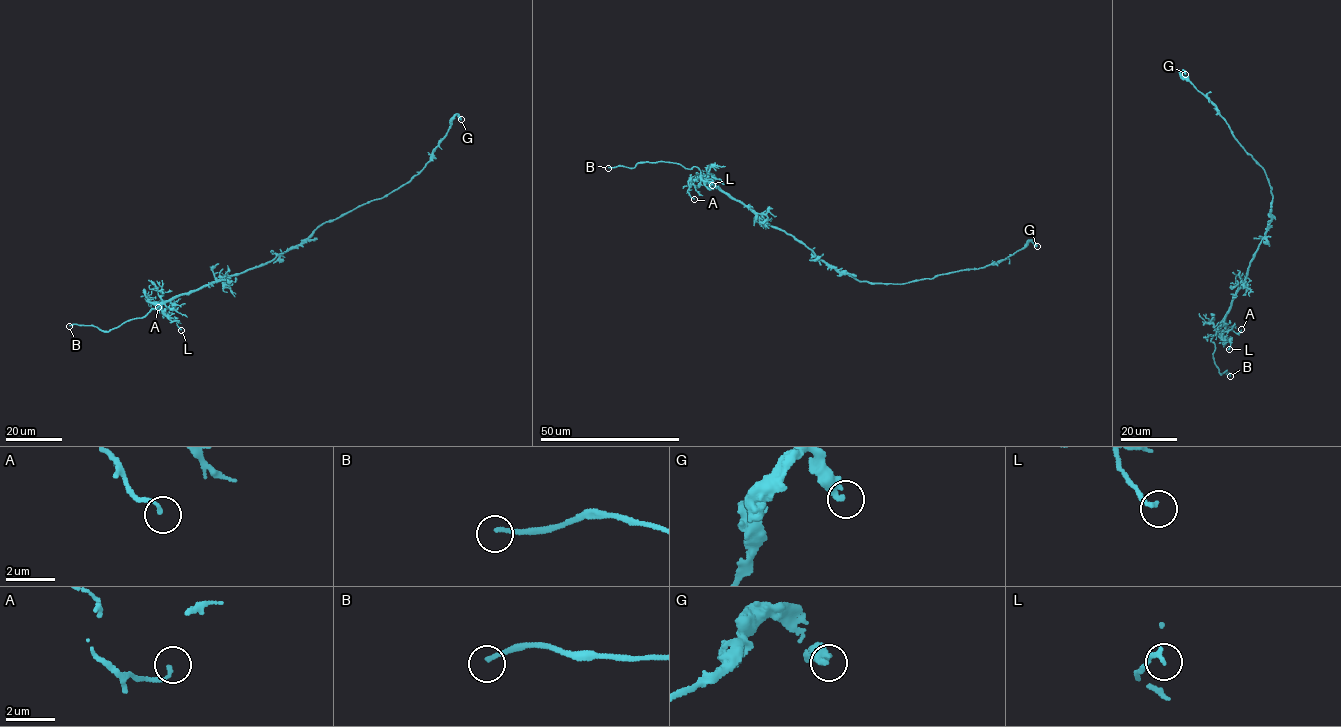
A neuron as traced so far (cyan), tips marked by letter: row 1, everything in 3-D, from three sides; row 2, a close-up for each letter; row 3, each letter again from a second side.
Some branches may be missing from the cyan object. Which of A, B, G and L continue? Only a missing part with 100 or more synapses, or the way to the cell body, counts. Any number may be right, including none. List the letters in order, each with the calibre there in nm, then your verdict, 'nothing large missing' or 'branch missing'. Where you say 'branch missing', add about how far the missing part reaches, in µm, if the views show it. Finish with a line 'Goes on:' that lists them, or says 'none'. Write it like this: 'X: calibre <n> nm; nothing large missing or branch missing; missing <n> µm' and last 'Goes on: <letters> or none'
A: calibre 140 nm; nothing large missing
B: calibre 170 nm; branch missing; missing 20 µm
G: calibre 320 nm; nothing large missing
L: calibre 180 nm; nothing large missing
Goes on: B

